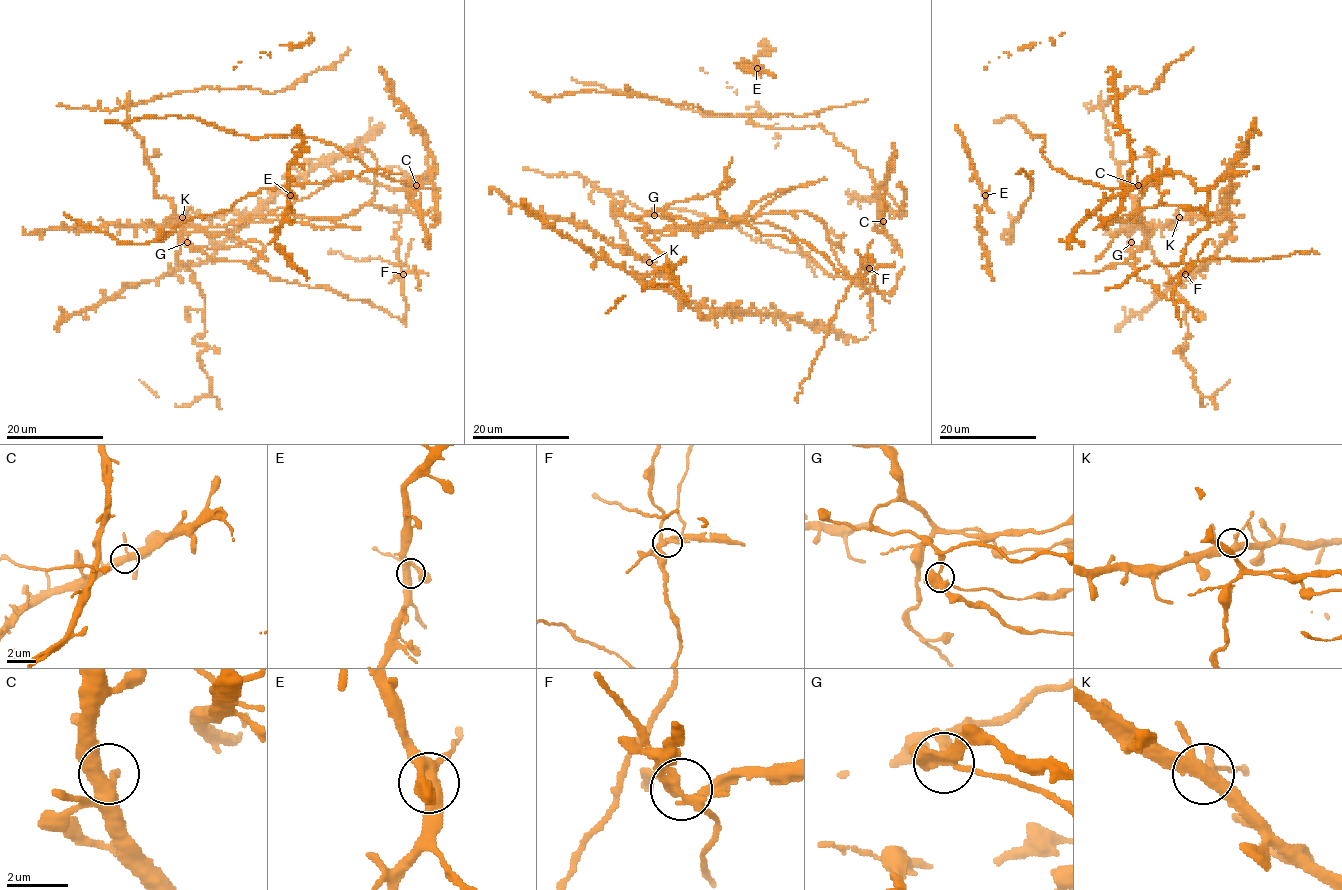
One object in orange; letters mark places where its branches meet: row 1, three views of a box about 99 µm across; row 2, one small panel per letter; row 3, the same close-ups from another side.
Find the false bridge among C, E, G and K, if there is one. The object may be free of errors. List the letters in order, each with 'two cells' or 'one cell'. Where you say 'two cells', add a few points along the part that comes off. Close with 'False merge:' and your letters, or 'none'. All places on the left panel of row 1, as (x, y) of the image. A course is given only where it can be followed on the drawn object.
C: one cell
E: one cell
G: two cells | (187, 242), (168, 218), (206, 226), (268, 214), (337, 218), (364, 204), (392, 209), (402, 221), (405, 326)
K: one cell
False merge: G

